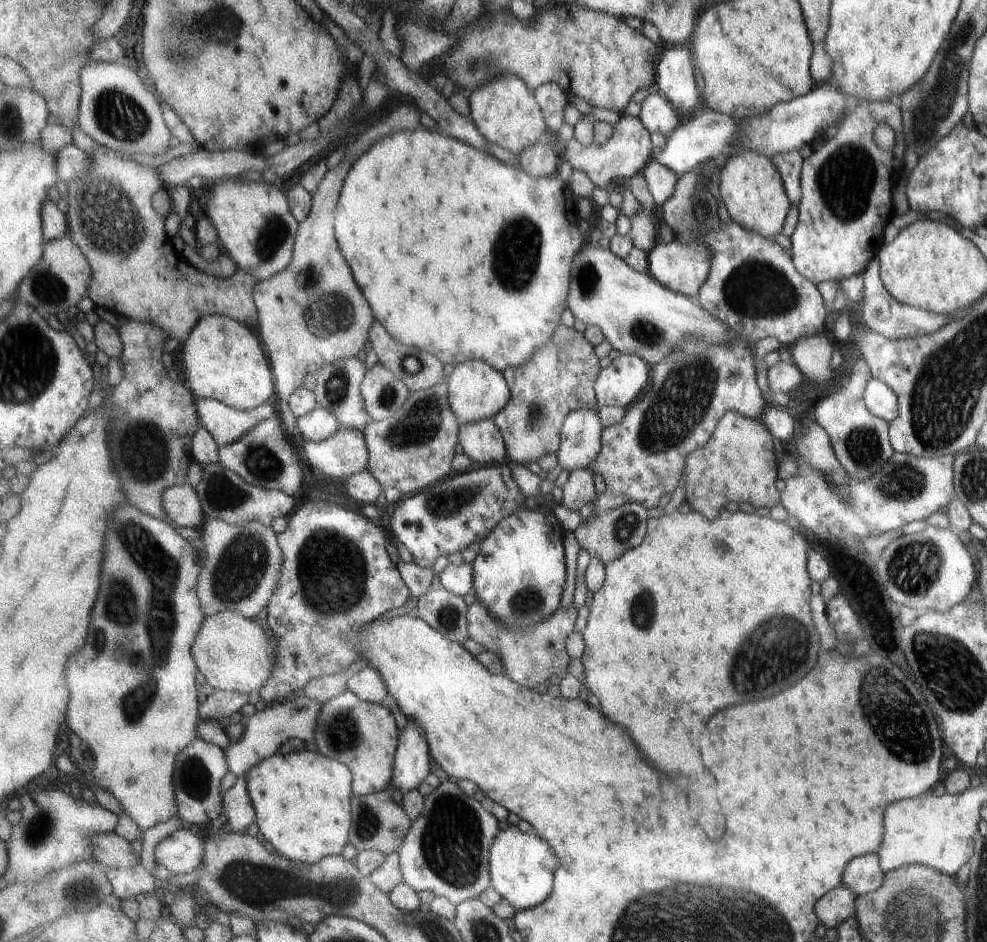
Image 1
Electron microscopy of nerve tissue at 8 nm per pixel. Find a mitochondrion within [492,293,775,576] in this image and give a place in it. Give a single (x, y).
(691, 385)

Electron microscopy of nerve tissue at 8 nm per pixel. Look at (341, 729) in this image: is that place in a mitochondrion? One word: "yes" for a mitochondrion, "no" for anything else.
yes

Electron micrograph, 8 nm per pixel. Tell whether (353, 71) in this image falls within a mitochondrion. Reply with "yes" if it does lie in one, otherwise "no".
no

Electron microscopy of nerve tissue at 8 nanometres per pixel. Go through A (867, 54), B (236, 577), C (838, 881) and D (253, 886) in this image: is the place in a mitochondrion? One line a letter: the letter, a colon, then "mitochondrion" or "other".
A: other
B: mitochondrion
C: other
D: mitochondrion

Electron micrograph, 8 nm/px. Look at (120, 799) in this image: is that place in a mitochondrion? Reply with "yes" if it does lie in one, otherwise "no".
no

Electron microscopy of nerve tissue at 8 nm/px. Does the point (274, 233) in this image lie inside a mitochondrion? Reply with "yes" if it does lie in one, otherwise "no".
yes

